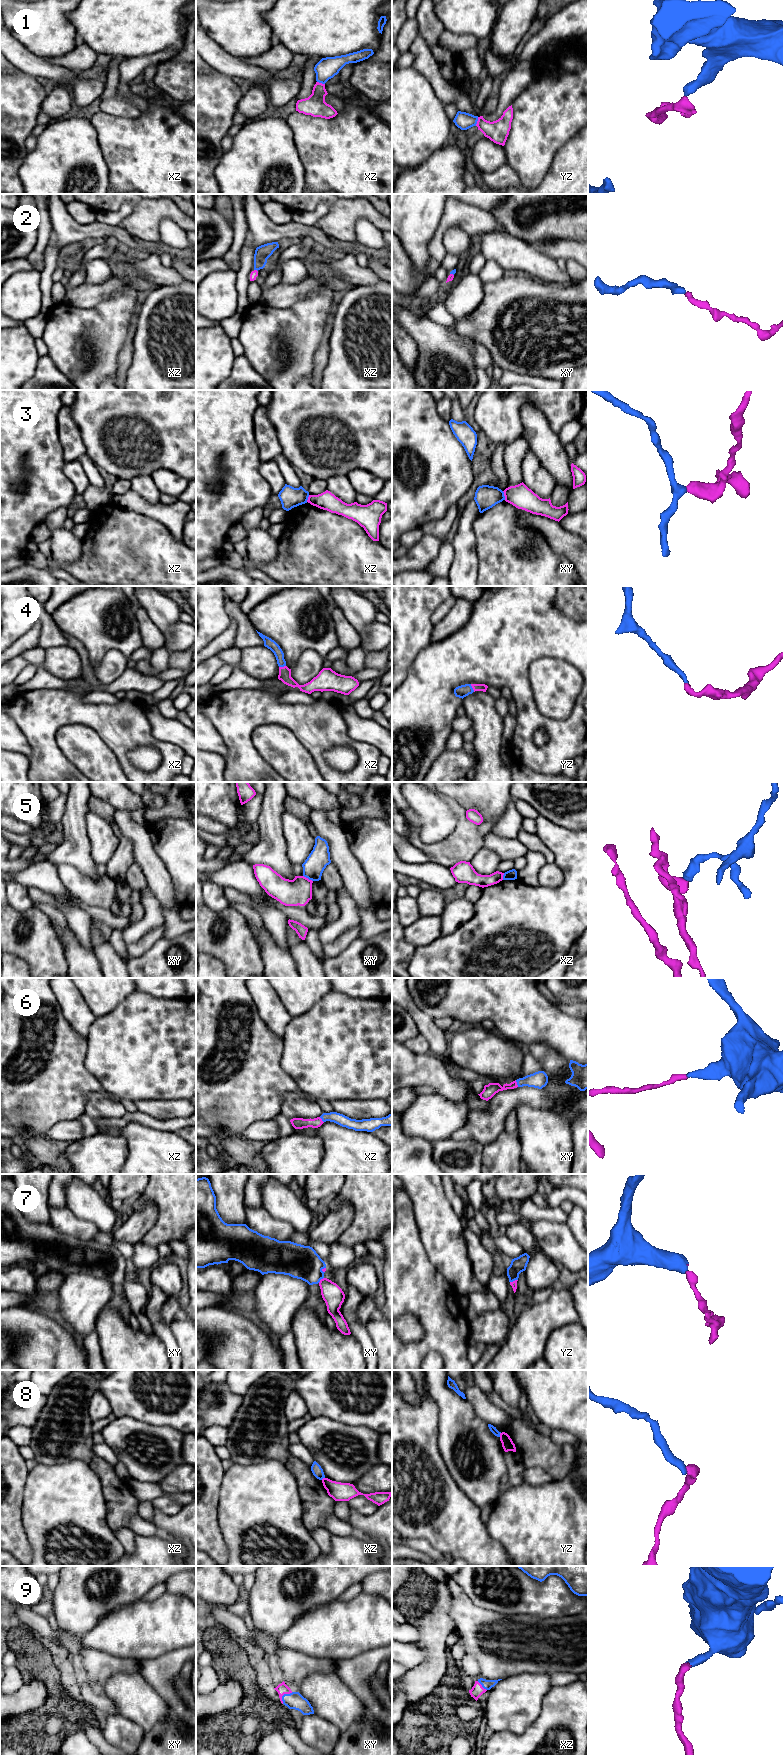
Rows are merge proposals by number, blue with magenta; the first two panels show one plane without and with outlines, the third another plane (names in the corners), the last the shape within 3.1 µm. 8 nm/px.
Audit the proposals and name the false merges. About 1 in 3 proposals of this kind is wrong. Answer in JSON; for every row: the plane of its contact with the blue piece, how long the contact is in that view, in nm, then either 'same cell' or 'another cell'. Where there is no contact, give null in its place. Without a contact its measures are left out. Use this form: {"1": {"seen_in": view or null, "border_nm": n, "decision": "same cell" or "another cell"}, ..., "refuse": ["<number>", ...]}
{"1": {"seen_in": "yz", "border_nm": 80, "decision": "same cell"}, "2": {"seen_in": "xz", "border_nm": 40, "decision": "same cell"}, "3": {"seen_in": "xy", "border_nm": 80, "decision": "another cell"}, "4": {"seen_in": "yz", "border_nm": 70, "decision": "same cell"}, "5": {"seen_in": "xy", "border_nm": 90, "decision": "another cell"}, "6": {"seen_in": "xy", "border_nm": 60, "decision": "same cell"}, "7": {"seen_in": "xy", "border_nm": 60, "decision": "same cell"}, "8": {"seen_in": "yz", "border_nm": 40, "decision": "another cell"}, "9": {"seen_in": "xy", "border_nm": 130, "decision": "same cell"}, "refuse": ["3", "5", "8"]}

